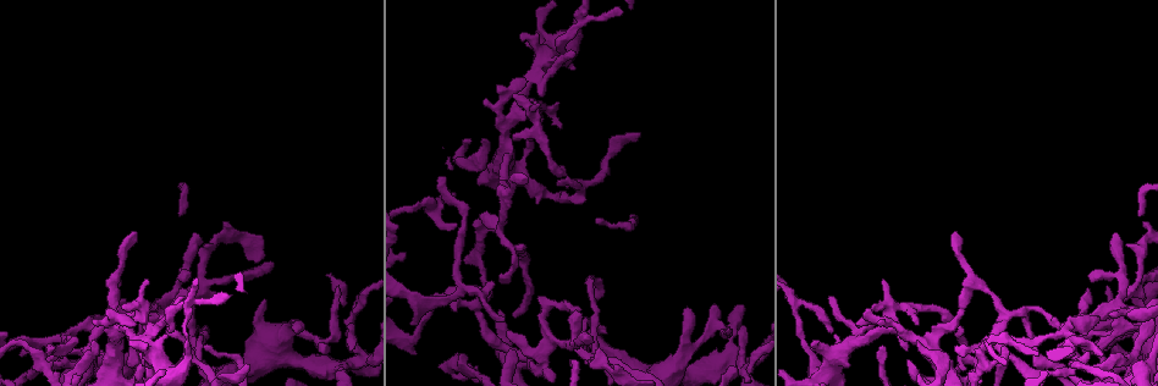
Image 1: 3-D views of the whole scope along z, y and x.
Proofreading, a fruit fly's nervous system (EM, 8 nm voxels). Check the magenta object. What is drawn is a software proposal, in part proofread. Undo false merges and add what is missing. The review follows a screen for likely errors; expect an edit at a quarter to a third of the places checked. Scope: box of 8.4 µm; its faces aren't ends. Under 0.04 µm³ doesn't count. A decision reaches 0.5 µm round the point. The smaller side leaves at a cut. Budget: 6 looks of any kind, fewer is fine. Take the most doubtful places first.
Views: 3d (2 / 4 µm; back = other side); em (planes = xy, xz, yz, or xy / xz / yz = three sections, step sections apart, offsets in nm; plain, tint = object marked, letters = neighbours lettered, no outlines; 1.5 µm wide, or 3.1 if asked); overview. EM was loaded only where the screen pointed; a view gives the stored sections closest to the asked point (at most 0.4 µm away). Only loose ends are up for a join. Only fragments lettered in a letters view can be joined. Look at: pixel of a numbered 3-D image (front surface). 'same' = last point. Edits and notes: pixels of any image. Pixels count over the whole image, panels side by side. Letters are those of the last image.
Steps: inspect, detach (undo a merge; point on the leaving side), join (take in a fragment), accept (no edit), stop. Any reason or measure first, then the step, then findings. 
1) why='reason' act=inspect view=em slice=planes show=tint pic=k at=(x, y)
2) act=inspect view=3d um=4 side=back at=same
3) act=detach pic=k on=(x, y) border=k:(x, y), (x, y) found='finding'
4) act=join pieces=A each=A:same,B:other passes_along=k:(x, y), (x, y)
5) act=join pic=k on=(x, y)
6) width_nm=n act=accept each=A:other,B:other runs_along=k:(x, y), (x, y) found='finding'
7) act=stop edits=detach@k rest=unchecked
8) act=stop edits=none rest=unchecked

why='tapers out' act=inspect view=3d um=2 pic=1 at=(957, 349)

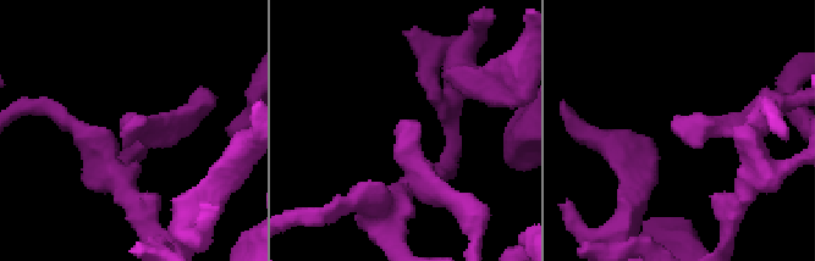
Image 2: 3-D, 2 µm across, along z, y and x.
why='need the tissue' act=inspect view=em slice=planes show=letters pic=2 at=(674, 122)

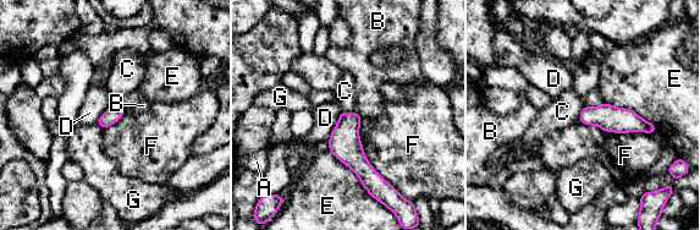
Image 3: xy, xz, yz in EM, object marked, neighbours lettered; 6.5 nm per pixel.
act=accept each=A:other,B:other,C:other,D:other,E:other,F:other,G:other found='none of them fits'

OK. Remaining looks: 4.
why='an open end' act=inspect view=em slice=xz step=4 show=tint pic=1 at=(1100, 356)

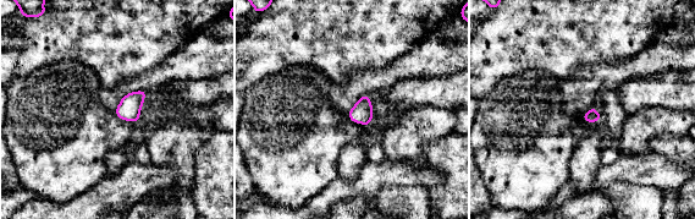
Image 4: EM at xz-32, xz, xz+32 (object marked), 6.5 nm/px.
why='cut it another way' act=inspect view=em slice=planes show=letters at=same

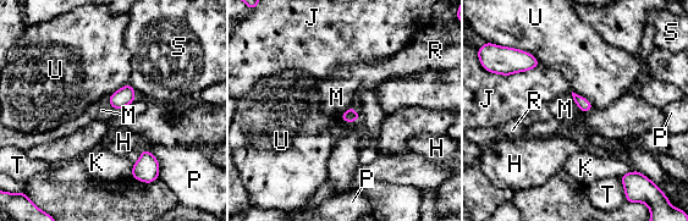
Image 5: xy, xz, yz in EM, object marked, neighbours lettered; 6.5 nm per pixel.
act=accept each=H:other,J:other,K:other,M:other,P:other,R:other,S:other,T:other,U:other border=5:(571, 92), (574, 104), (583, 112) found='none of them fits'

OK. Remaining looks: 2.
why='four arms meet' act=inspect view=em slice=planes show=plain pic=1 at=(519, 355)

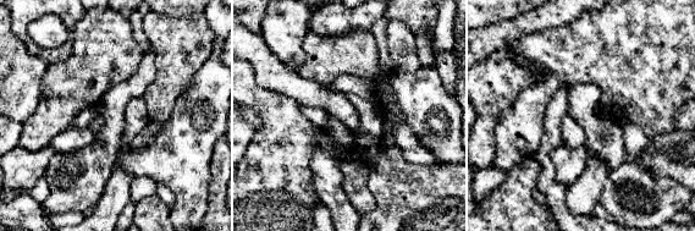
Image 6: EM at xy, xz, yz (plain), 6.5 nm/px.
why='what lies round it' act=inspect view=em slice=planes show=letters at=same

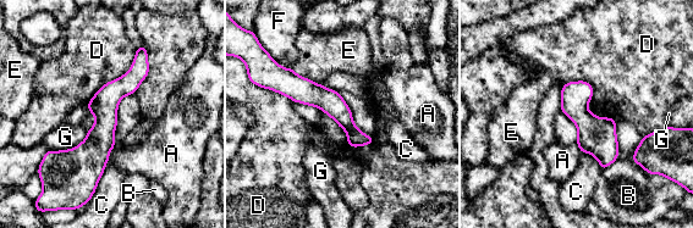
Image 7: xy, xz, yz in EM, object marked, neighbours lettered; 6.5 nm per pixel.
width_nm=160 act=accept each=A:other,B:other,C:other,D:other,E:other,F:other,G:other border=7:(136, 49), (130, 68), (84, 105) found='all the same cell'

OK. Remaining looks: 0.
act=stop edits=none rest=unchecked

